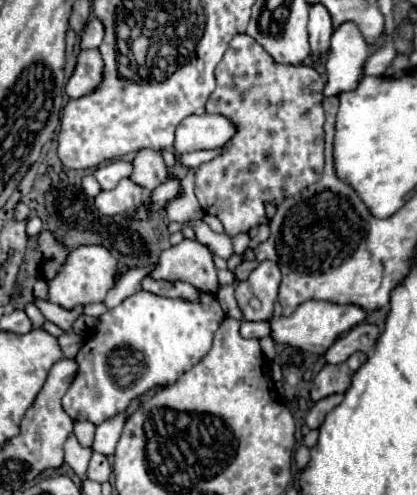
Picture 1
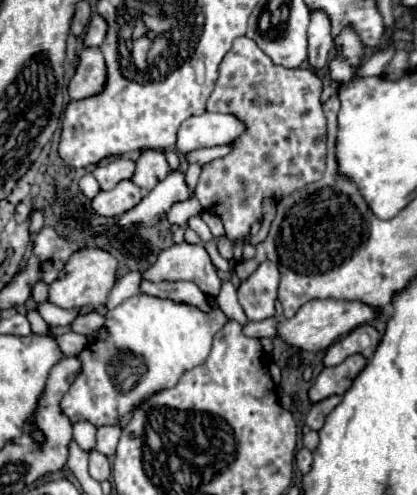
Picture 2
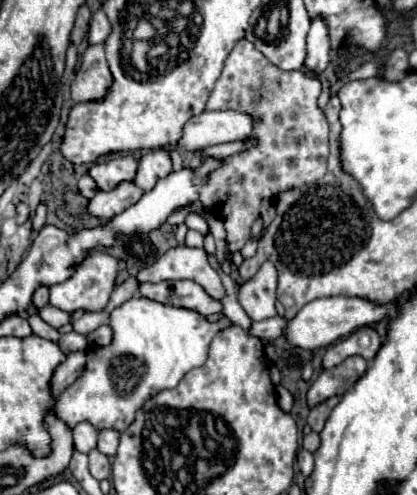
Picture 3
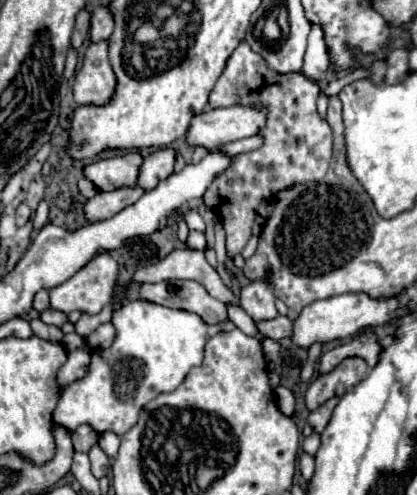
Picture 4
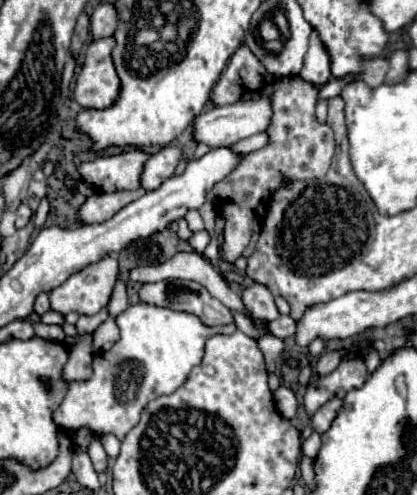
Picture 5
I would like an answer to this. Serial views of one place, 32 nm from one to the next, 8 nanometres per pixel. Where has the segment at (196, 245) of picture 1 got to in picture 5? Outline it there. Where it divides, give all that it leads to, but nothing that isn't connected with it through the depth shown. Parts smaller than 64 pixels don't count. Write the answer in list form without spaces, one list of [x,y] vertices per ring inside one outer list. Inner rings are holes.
[[[178,252],[174,258],[170,258],[164,264],[148,266],[148,268],[132,268],[130,280],[146,284],[146,282],[160,282],[168,278],[180,278],[180,280],[194,280],[202,284],[214,298],[218,298],[224,306],[228,306],[234,312],[240,312],[244,316],[250,316],[248,308],[244,306],[240,294],[234,294],[228,286],[228,282],[200,256],[194,252]]]

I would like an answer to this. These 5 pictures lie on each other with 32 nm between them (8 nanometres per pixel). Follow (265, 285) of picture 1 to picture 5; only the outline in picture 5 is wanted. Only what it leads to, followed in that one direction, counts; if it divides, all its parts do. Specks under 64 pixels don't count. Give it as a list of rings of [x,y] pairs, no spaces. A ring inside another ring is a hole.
[[[252,284],[252,286],[244,288],[242,300],[244,300],[246,308],[250,310],[250,314],[260,318],[260,320],[272,322],[272,320],[276,320],[280,316],[278,308],[274,304],[274,296],[262,284]]]

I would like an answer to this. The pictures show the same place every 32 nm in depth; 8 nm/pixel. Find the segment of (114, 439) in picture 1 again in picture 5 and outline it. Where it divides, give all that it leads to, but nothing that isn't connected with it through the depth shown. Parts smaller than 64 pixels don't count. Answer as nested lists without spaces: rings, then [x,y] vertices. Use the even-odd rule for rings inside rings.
[[[102,436],[100,438],[102,444],[104,444],[104,450],[110,458],[116,458],[120,454],[120,440],[116,436]]]

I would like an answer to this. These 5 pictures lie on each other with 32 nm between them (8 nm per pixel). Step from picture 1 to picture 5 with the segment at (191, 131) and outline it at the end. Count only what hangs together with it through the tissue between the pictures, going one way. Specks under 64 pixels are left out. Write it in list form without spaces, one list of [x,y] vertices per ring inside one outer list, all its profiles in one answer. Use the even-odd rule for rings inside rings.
[[[260,96],[256,100],[240,100],[226,106],[216,106],[214,110],[200,114],[194,120],[194,140],[206,142],[210,148],[218,146],[230,146],[236,144],[252,134],[264,132],[272,122],[272,100],[268,96]]]

